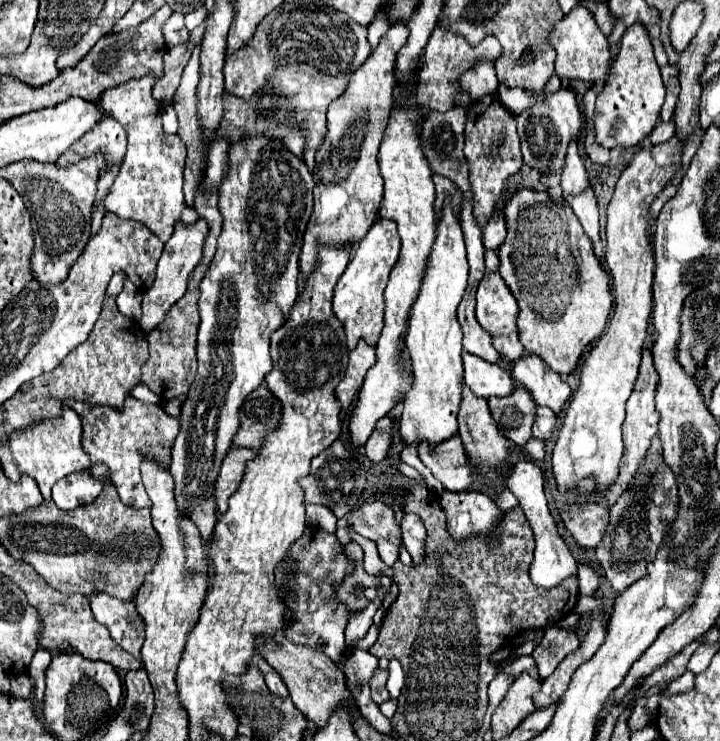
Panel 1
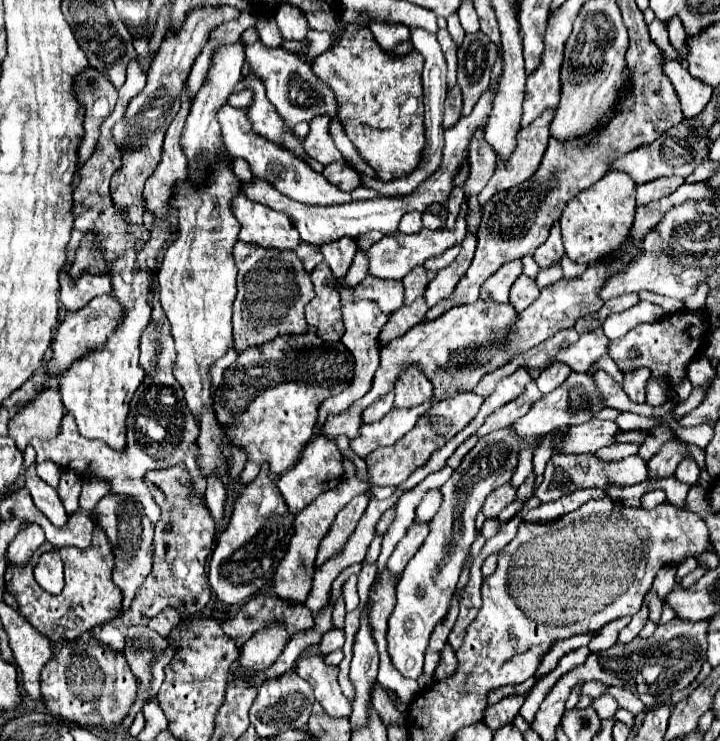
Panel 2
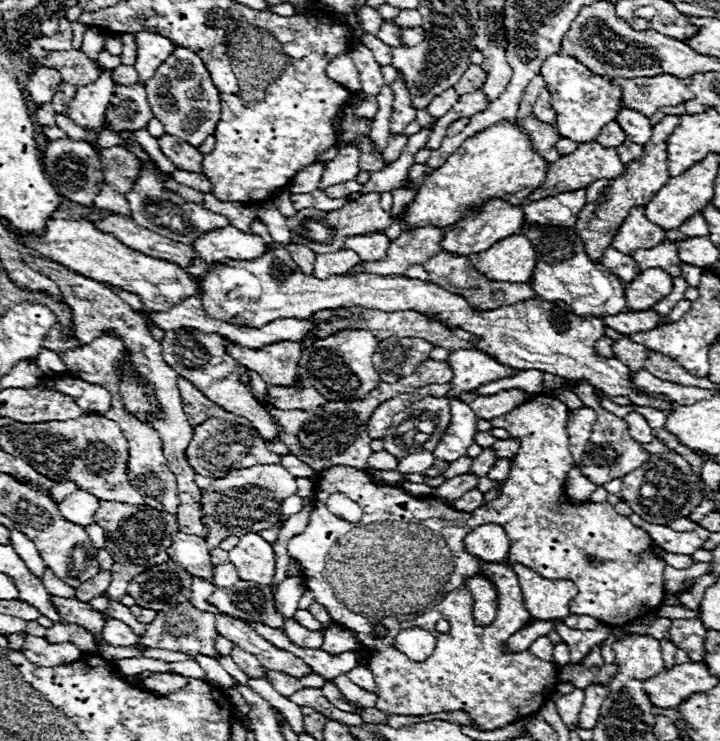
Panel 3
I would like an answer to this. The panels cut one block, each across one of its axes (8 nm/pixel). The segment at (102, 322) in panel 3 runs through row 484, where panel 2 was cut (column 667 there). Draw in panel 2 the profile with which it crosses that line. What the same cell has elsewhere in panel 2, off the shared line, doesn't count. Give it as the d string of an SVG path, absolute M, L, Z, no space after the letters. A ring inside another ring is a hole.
M670 176L670 178L656 178L648 184L642 184L636 188L636 200L638 206L646 206L654 200L660 200L664 196L670 196L672 192L676 192L680 186L684 184L684 178L680 176Z

